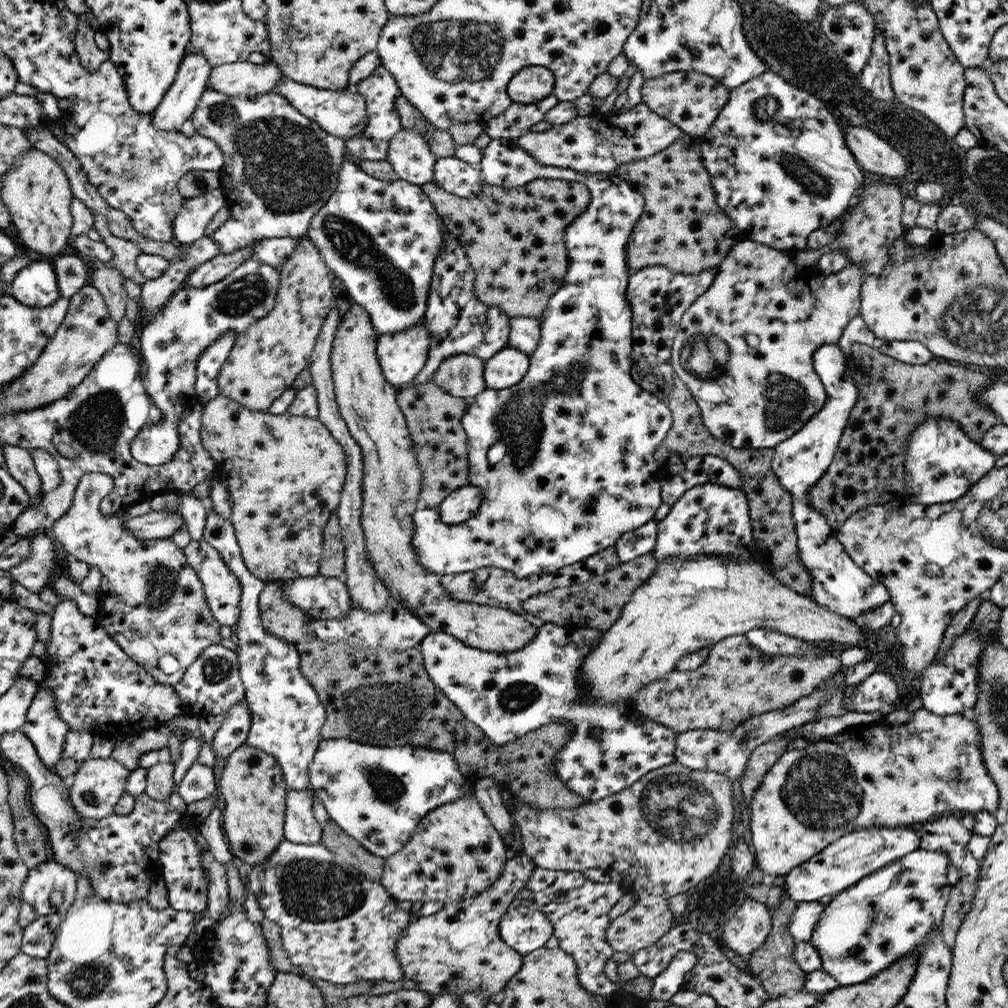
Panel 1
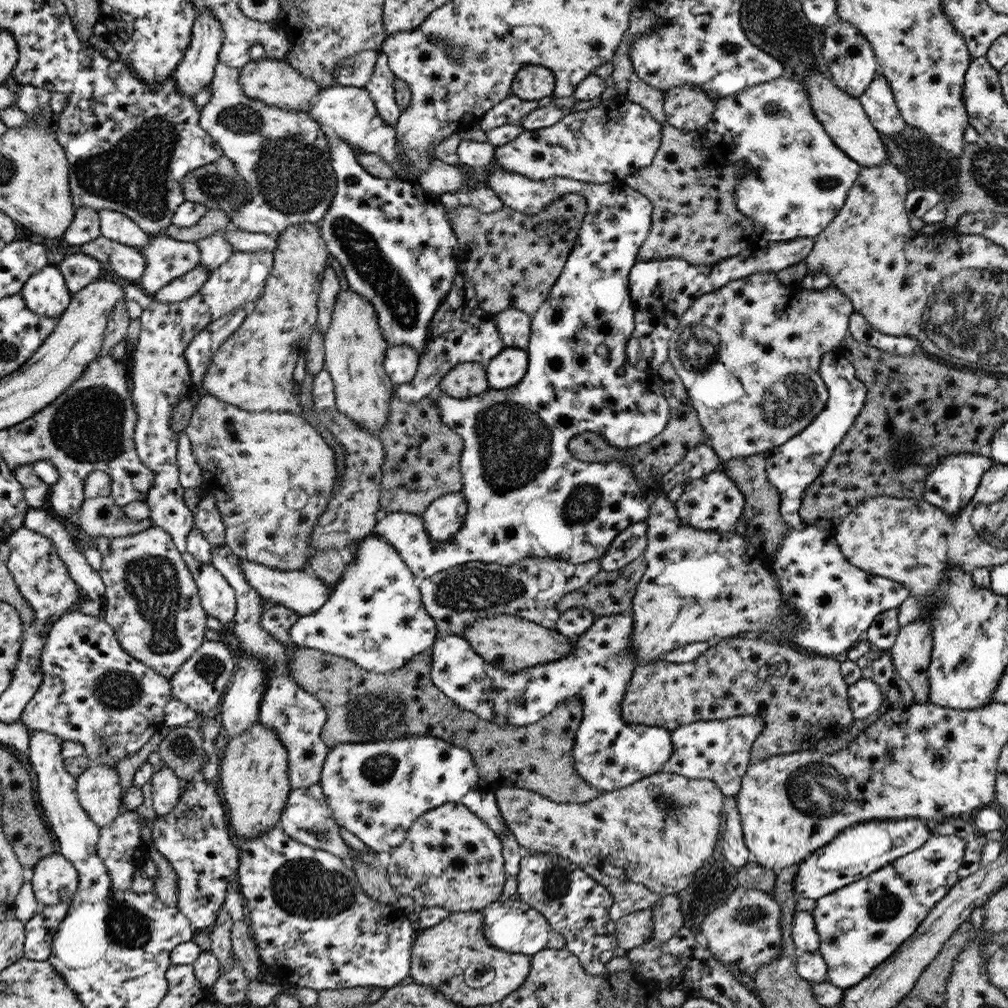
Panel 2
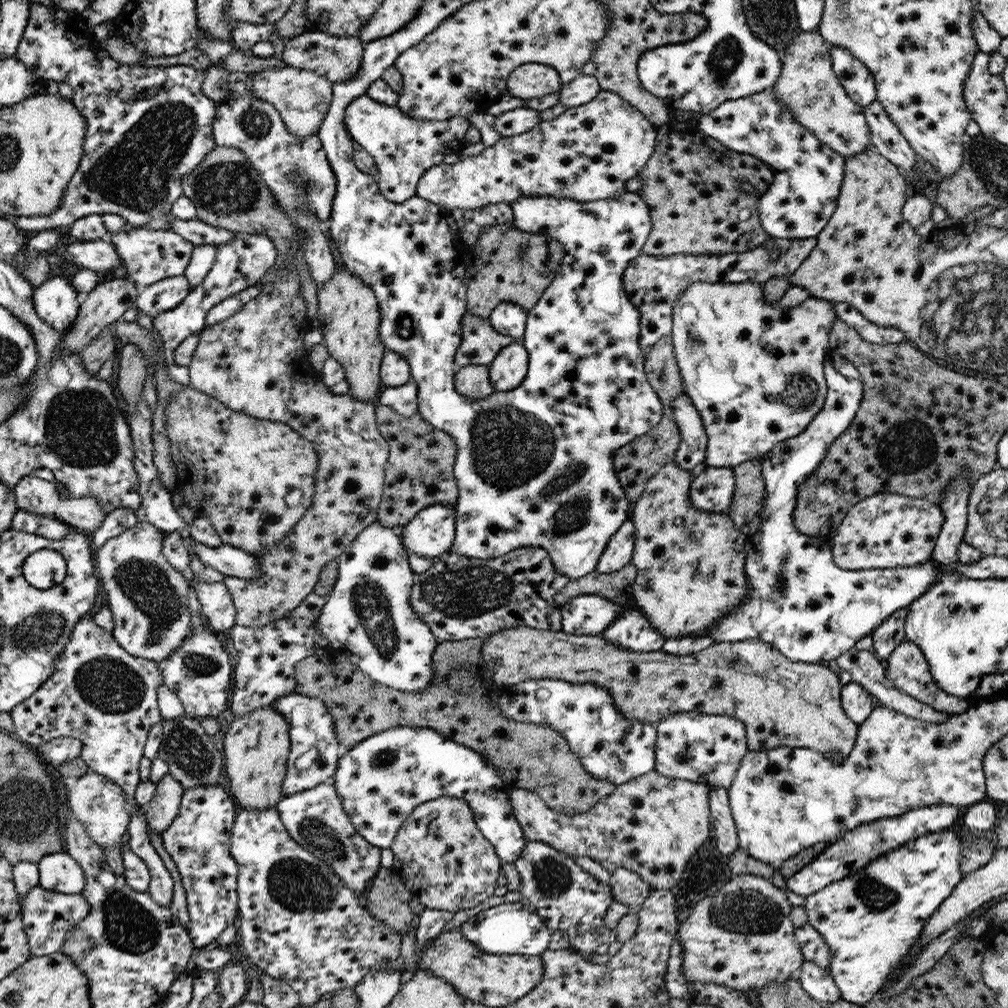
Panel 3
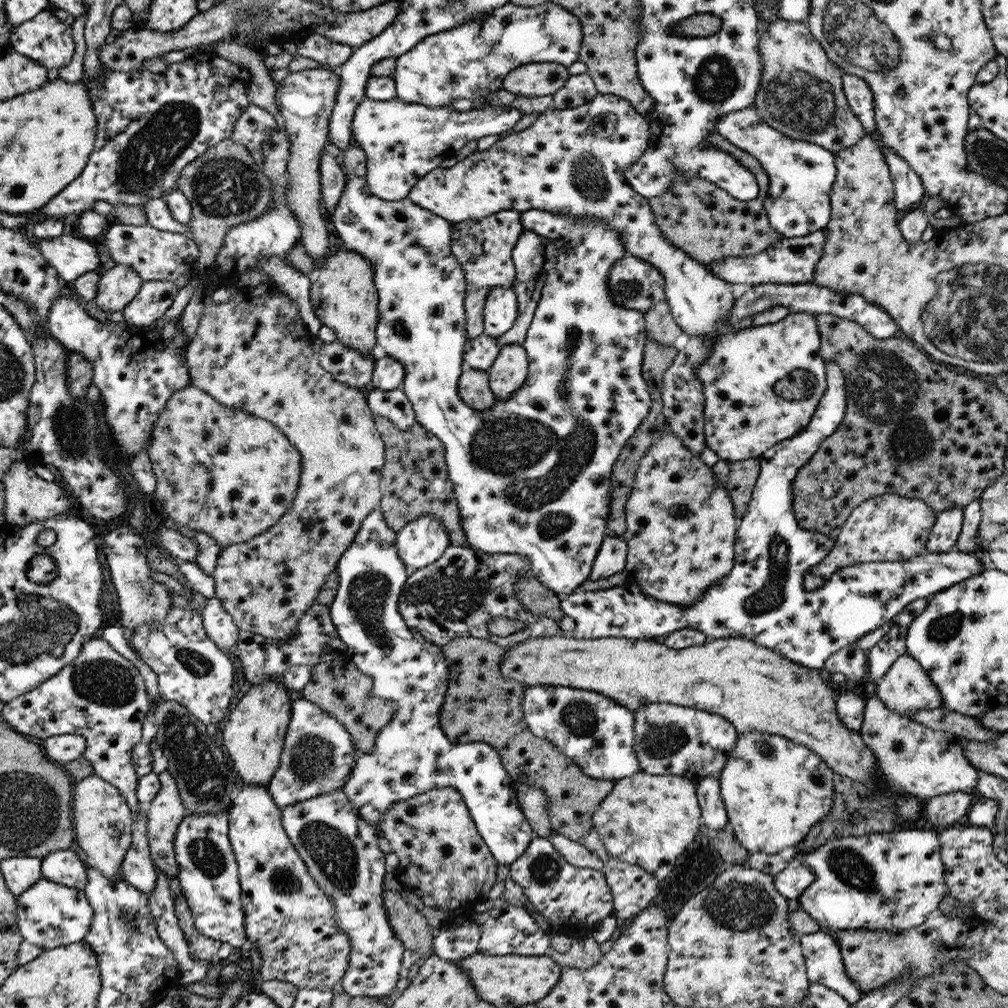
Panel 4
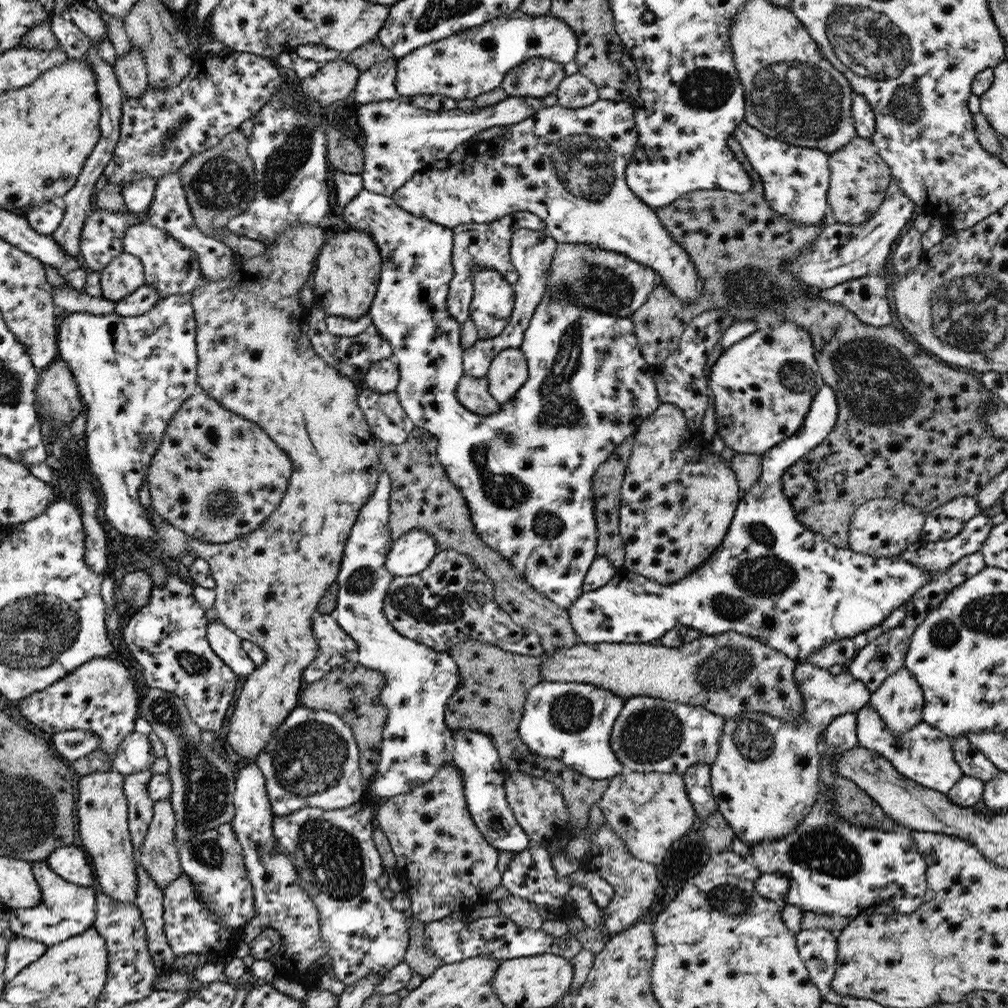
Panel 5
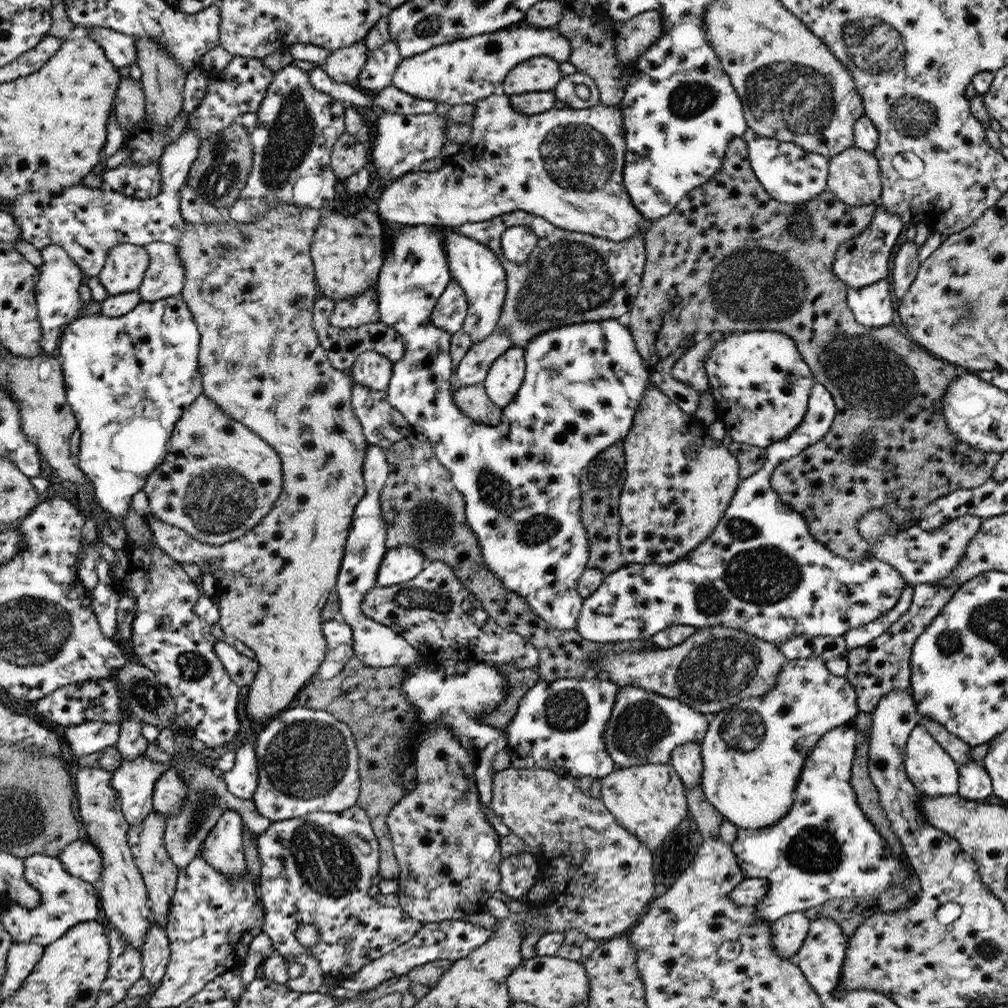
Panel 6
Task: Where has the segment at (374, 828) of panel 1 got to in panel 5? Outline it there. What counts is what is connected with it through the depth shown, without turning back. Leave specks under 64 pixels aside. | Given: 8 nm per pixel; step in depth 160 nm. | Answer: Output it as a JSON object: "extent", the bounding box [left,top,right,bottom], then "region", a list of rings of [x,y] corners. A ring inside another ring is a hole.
{"extent":[334,470,530,854],"region":[[[382,470],[375,488],[375,494],[361,508],[357,522],[347,540],[347,548],[343,554],[342,566],[336,584],[339,586],[337,605],[334,618],[358,645],[356,661],[366,668],[377,670],[384,675],[384,686],[379,698],[390,710],[390,717],[383,728],[382,754],[380,755],[378,772],[367,786],[373,798],[391,798],[412,791],[416,787],[435,778],[435,774],[445,762],[453,764],[463,776],[465,799],[478,831],[488,840],[488,844],[496,851],[512,852],[514,854],[530,847],[526,832],[517,824],[514,813],[509,807],[506,796],[505,780],[507,772],[501,765],[499,752],[493,740],[487,735],[475,730],[450,730],[445,723],[445,710],[453,692],[459,687],[459,672],[455,660],[449,652],[439,652],[428,645],[402,636],[394,628],[391,621],[384,616],[384,602],[389,587],[393,582],[393,574],[387,568],[387,558],[391,552],[394,538],[390,527],[390,496],[391,480],[388,473]]]}

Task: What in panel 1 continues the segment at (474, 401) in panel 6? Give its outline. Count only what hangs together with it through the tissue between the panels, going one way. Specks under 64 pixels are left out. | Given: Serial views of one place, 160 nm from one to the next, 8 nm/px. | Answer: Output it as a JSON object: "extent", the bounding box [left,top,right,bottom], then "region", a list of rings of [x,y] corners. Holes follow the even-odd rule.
{"extent":[433,354,487,399],"region":[[[457,354],[444,360],[436,370],[433,383],[450,396],[469,399],[487,389],[484,381],[485,361],[470,354]]]}

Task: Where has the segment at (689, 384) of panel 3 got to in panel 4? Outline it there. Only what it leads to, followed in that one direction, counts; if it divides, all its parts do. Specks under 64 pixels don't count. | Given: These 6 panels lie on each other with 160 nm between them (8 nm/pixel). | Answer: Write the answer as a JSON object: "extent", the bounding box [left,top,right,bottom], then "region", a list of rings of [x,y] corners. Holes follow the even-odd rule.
{"extent":[407,93,827,463],"region":[[[598,93],[591,101],[586,104],[580,105],[576,108],[570,109],[558,109],[552,107],[546,111],[540,113],[538,119],[527,127],[522,132],[516,132],[510,134],[510,136],[504,136],[488,148],[485,151],[479,151],[472,153],[464,158],[464,160],[457,162],[453,167],[441,168],[436,167],[434,171],[428,172],[422,179],[413,187],[413,190],[407,196],[410,200],[413,200],[417,205],[436,213],[443,219],[449,220],[452,224],[456,224],[462,221],[471,220],[482,220],[485,216],[496,214],[503,210],[513,210],[526,212],[532,209],[540,209],[548,212],[553,212],[559,215],[572,215],[575,217],[588,217],[593,221],[599,223],[606,223],[609,227],[616,229],[625,242],[625,249],[630,256],[637,256],[642,260],[647,260],[653,267],[656,267],[658,271],[663,274],[665,278],[665,300],[669,304],[670,317],[674,319],[676,324],[680,325],[683,332],[690,335],[690,337],[700,337],[700,335],[710,335],[714,339],[714,348],[712,348],[712,354],[708,356],[708,360],[698,368],[698,379],[703,386],[704,393],[704,432],[705,442],[710,450],[714,450],[719,456],[719,460],[727,461],[729,463],[748,460],[751,458],[759,457],[763,452],[766,452],[769,448],[772,448],[773,444],[779,443],[781,440],[792,438],[798,434],[801,430],[807,427],[807,424],[811,421],[812,415],[815,414],[818,403],[824,396],[827,389],[827,378],[825,374],[826,364],[820,354],[820,333],[818,332],[818,323],[815,315],[809,312],[797,312],[790,313],[785,316],[780,322],[774,324],[763,324],[750,326],[745,330],[738,330],[738,324],[723,325],[723,318],[727,318],[729,310],[734,306],[737,301],[734,296],[734,290],[732,289],[732,283],[724,282],[721,278],[714,276],[714,273],[710,271],[706,266],[700,264],[697,260],[690,258],[683,250],[673,246],[671,242],[660,232],[654,222],[654,215],[652,209],[649,207],[647,198],[634,192],[632,188],[628,186],[624,173],[646,152],[649,145],[648,138],[649,122],[646,120],[646,115],[640,114],[629,102],[620,98],[620,96],[614,96],[611,94]]]}

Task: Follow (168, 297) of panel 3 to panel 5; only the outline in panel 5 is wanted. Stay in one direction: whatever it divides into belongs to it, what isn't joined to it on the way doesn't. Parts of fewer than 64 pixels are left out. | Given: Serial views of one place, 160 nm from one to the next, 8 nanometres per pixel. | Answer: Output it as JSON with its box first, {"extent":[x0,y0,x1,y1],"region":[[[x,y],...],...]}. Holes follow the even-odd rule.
{"extent":[115,282,163,316],"region":[[[147,282],[137,288],[132,294],[116,302],[115,312],[120,316],[140,316],[150,312],[163,300],[159,290]]]}

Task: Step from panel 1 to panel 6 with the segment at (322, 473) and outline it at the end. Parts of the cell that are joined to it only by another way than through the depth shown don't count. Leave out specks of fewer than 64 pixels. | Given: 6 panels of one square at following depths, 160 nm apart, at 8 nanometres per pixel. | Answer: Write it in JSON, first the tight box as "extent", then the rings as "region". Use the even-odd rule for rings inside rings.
{"extent":[142,394,283,545],"region":[[[204,394],[200,395],[199,399],[187,410],[188,412],[183,413],[184,420],[180,420],[180,424],[175,424],[176,436],[171,436],[172,444],[167,444],[166,458],[155,468],[152,475],[148,477],[147,483],[144,484],[142,489],[147,494],[150,512],[161,521],[169,525],[175,525],[176,528],[184,529],[184,532],[206,544],[223,545],[224,543],[230,543],[240,538],[245,532],[252,531],[271,512],[275,503],[278,502],[283,490],[283,463],[281,456],[260,435],[257,435],[256,432],[249,429],[244,423],[228,416],[210,397]]]}

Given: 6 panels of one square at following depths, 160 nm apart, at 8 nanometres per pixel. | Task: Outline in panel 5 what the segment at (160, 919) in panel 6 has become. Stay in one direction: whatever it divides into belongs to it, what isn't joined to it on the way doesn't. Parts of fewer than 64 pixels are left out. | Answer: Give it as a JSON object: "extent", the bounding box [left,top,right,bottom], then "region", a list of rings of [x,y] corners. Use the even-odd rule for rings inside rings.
{"extent":[138,800,184,891],"region":[[[171,800],[156,801],[153,804],[153,820],[146,832],[144,845],[138,851],[138,863],[150,873],[162,891],[175,883],[184,871],[180,869],[175,829],[175,809]]]}

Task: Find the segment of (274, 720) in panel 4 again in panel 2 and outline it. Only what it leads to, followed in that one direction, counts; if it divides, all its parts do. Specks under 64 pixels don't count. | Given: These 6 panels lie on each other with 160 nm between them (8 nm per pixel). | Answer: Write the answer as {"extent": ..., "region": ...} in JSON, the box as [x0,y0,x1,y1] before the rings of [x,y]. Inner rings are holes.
{"extent":[218,721,291,839],"region":[[[257,721],[251,728],[232,736],[220,760],[218,780],[222,786],[224,802],[228,808],[228,822],[240,839],[256,839],[268,829],[278,826],[287,806],[291,784],[288,784],[289,762],[286,747],[273,728],[266,728]]]}

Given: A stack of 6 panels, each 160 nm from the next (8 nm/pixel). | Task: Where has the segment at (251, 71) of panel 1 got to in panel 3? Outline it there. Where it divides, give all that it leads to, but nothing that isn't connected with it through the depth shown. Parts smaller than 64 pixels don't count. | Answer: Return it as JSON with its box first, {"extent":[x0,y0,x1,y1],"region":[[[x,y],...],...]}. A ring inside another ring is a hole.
{"extent":[249,64,334,138],"region":[[[289,64],[282,68],[274,66],[258,71],[249,86],[259,98],[274,105],[283,117],[288,132],[296,138],[310,138],[318,134],[320,122],[326,116],[334,98],[334,84],[326,76],[320,76],[308,69],[294,68]]]}

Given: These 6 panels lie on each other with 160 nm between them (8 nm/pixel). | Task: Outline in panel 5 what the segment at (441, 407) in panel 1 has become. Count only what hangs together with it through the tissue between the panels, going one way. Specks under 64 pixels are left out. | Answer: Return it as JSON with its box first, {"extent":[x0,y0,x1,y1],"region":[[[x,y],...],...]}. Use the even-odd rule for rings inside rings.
{"extent":[379,427,577,656],"region":[[[415,427],[402,444],[379,443],[379,459],[382,462],[383,470],[388,473],[391,480],[390,496],[390,527],[391,536],[394,539],[406,534],[412,529],[419,528],[428,531],[435,539],[440,551],[454,549],[455,551],[467,554],[473,563],[486,573],[486,576],[494,583],[494,600],[502,607],[502,610],[510,616],[518,626],[537,632],[540,635],[543,646],[543,656],[549,655],[557,648],[574,646],[577,644],[577,636],[570,622],[568,612],[562,610],[560,605],[554,604],[545,594],[532,588],[527,580],[497,551],[484,544],[483,540],[474,530],[470,511],[463,497],[463,494],[456,488],[441,466],[437,457],[437,438],[433,433],[424,428]]]}

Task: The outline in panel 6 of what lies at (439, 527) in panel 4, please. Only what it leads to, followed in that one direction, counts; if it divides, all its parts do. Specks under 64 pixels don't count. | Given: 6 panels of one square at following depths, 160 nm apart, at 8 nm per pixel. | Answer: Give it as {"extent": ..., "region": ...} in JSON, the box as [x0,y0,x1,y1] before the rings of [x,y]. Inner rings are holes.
{"extent":[378,545,426,587],"region":[[[414,545],[390,548],[379,567],[378,587],[389,587],[418,576],[426,566],[425,556]]]}

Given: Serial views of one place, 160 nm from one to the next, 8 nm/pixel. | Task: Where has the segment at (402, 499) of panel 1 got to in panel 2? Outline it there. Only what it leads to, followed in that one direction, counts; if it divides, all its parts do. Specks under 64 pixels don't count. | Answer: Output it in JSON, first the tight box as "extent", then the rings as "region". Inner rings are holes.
{"extent":[323,290,573,673],"region":[[[353,290],[339,292],[332,322],[323,336],[325,369],[334,385],[336,402],[334,409],[350,420],[355,420],[366,432],[378,435],[391,418],[391,401],[396,384],[387,376],[383,365],[387,352],[387,340],[379,327],[378,313],[373,304]],[[498,615],[473,620],[464,627],[463,637],[487,663],[510,673],[560,660],[573,651],[573,644],[566,635],[516,616]]]}

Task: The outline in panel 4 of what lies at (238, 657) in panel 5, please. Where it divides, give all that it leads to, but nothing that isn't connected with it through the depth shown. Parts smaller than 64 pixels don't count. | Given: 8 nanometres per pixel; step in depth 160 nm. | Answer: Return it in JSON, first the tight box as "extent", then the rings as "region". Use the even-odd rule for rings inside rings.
{"extent":[200,596,240,655],"region":[[[216,596],[210,597],[200,611],[204,617],[207,635],[228,655],[230,652],[236,654],[237,648],[234,646],[239,642],[240,630],[232,620],[231,614],[223,607],[221,600]]]}

